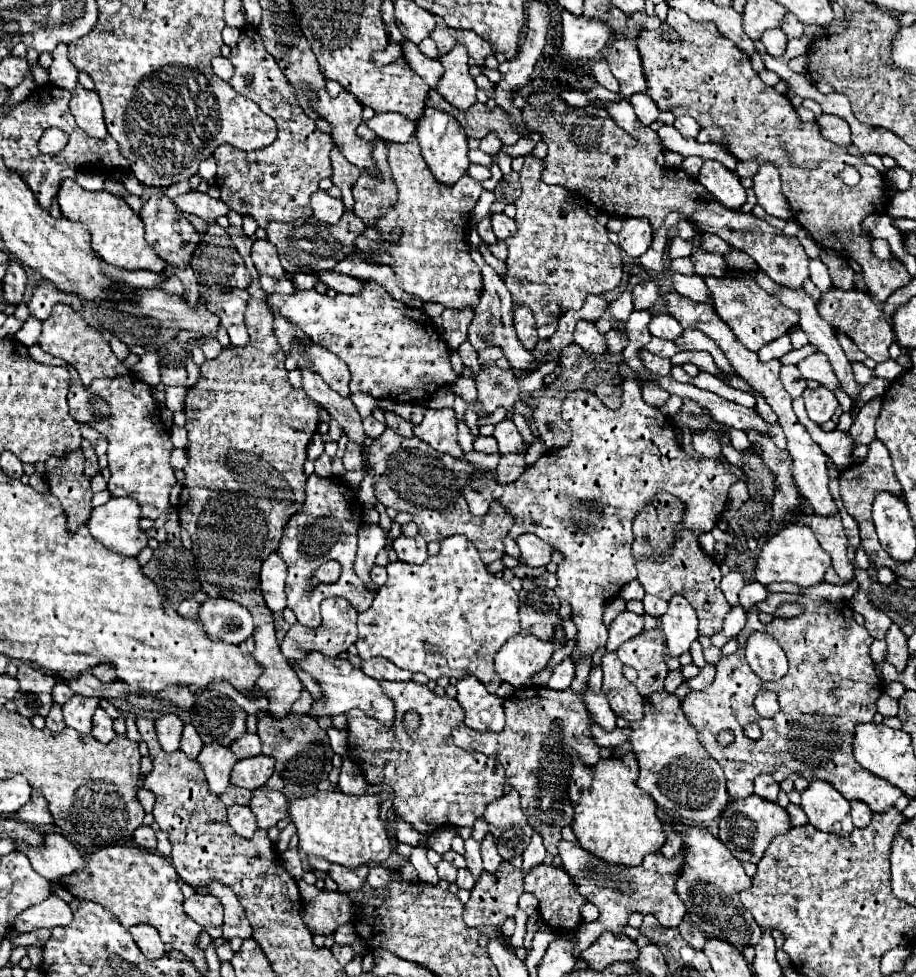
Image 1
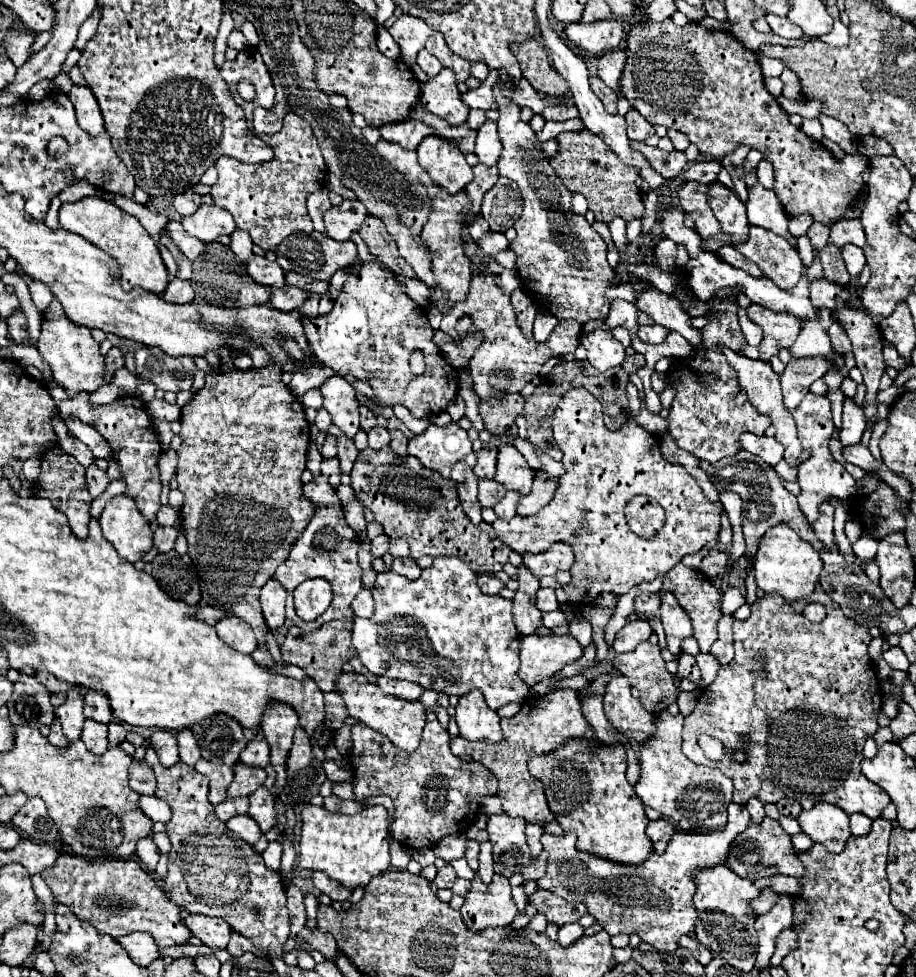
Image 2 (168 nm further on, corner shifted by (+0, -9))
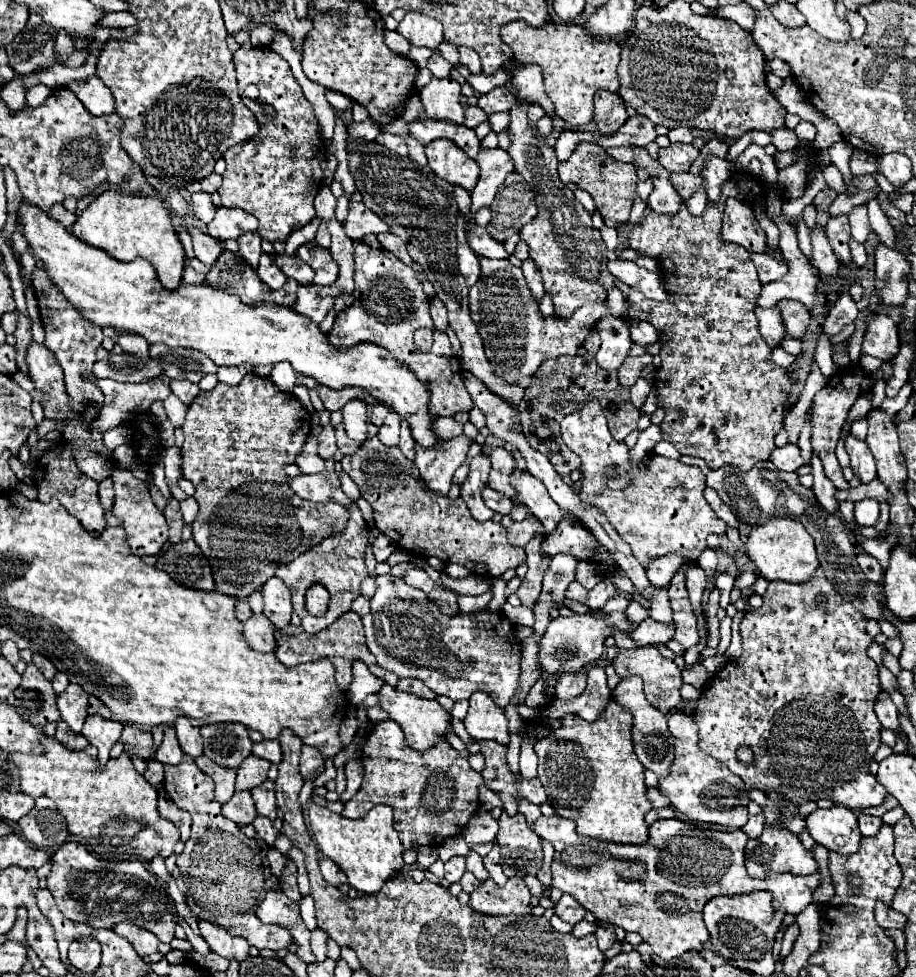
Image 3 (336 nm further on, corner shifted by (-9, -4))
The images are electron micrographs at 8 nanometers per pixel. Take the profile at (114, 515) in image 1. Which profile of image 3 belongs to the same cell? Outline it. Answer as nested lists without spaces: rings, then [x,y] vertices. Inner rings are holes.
[[[114,467],[112,481],[114,481],[114,493],[116,493],[112,513],[124,523],[132,553],[138,557],[156,555],[162,549],[162,545],[168,541],[168,525],[166,525],[162,511],[150,499],[148,485],[144,481],[136,479],[128,469],[120,469],[120,467]]]

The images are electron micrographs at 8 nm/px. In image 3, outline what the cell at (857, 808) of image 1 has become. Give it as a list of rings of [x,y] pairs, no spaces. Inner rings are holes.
[[[858,815],[858,825],[860,825],[860,833],[864,837],[872,837],[874,833],[880,831],[882,819],[880,817],[870,817],[870,815]]]

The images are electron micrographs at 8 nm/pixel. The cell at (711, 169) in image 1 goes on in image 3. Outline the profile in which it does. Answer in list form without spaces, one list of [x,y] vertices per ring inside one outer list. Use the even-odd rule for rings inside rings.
[[[728,199],[724,207],[724,221],[722,221],[722,239],[736,241],[750,253],[764,253],[766,251],[766,233],[758,225],[754,211],[750,205],[740,203],[736,199]]]

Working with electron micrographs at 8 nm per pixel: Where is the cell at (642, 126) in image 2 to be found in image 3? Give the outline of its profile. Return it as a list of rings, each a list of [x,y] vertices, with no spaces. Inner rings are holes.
[[[634,115],[624,123],[624,127],[618,129],[616,135],[602,139],[596,131],[596,137],[598,137],[600,147],[628,147],[628,145],[646,147],[648,143],[652,143],[656,139],[656,131],[654,131],[654,125],[650,123],[650,119],[646,119],[642,115]]]

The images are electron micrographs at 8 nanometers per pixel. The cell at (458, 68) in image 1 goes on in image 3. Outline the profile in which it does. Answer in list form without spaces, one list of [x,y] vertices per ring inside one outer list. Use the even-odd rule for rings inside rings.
[[[432,77],[432,81],[418,95],[420,95],[422,107],[424,107],[424,115],[420,117],[420,121],[444,119],[444,121],[452,121],[456,125],[464,123],[464,105],[460,105],[460,101],[458,101],[460,83],[456,79]]]

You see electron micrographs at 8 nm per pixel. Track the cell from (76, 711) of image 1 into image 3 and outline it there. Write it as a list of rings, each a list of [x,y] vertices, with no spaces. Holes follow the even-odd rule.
[[[70,683],[68,689],[58,695],[58,709],[62,715],[62,721],[68,723],[68,727],[74,733],[82,731],[84,719],[86,719],[86,705],[88,705],[88,693],[84,693],[84,689],[80,685]]]

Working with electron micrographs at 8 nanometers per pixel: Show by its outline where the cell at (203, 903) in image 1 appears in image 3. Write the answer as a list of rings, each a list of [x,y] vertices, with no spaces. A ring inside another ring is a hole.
[[[198,923],[198,927],[200,927],[200,935],[206,939],[212,953],[218,953],[220,957],[228,961],[230,959],[244,961],[248,957],[250,945],[246,945],[246,939],[234,937],[226,933],[222,927],[212,925],[212,923]]]

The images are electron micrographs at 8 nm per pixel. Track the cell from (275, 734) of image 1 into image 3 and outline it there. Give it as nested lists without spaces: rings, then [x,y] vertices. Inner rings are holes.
[[[302,745],[302,755],[300,755],[300,775],[302,779],[316,779],[324,771],[324,759],[316,747]]]

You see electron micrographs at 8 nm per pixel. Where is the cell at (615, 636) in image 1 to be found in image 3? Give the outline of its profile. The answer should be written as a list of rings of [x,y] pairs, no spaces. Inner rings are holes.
[[[644,619],[632,633],[632,641],[636,645],[668,645],[668,641],[674,639],[674,631],[674,623],[656,623],[652,619]]]

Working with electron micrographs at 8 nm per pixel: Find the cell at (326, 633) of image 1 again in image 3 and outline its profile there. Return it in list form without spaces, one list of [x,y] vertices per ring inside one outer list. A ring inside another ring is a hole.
[[[336,621],[334,625],[322,629],[320,633],[300,633],[294,637],[288,637],[286,641],[282,641],[276,649],[276,657],[280,659],[280,663],[284,663],[286,667],[294,667],[300,663],[308,663],[308,661],[318,661],[318,659],[330,659],[336,667],[336,683],[342,691],[348,689],[348,685],[352,683],[352,663],[354,661],[364,661],[368,667],[376,663],[374,655],[370,655],[368,647],[366,647],[366,639],[364,633],[360,631],[352,631],[344,625],[344,621]]]

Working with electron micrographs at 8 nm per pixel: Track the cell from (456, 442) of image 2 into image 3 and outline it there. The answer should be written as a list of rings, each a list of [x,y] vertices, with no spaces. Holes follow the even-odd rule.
[[[458,435],[450,441],[442,441],[432,449],[422,449],[416,445],[416,467],[420,471],[422,481],[436,495],[446,495],[452,485],[454,471],[466,459],[470,447],[470,439],[466,435]]]

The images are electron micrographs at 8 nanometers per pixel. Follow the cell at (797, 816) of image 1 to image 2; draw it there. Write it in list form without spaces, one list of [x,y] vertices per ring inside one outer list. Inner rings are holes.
[[[803,832],[791,836],[791,842],[793,842],[793,848],[795,848],[797,852],[805,852],[805,850],[809,850],[809,848],[813,846],[813,840],[809,840],[809,836],[805,836]]]

